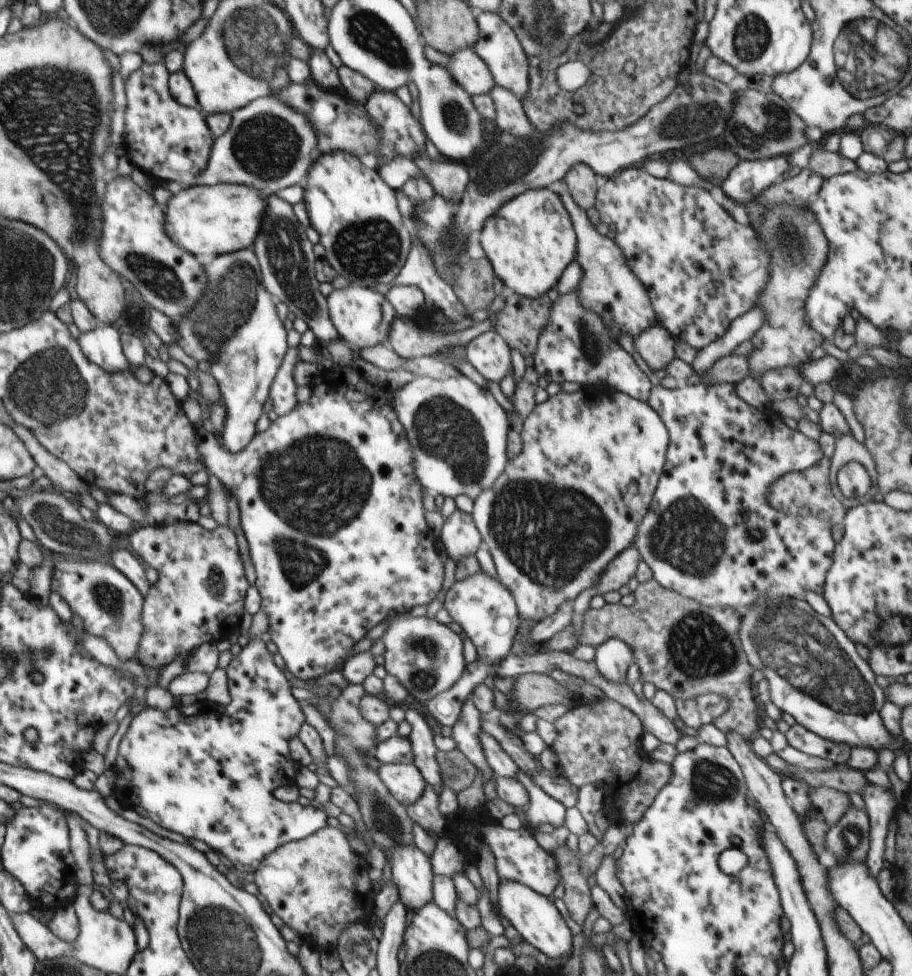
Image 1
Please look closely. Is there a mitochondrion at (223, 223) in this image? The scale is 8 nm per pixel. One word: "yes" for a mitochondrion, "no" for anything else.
no

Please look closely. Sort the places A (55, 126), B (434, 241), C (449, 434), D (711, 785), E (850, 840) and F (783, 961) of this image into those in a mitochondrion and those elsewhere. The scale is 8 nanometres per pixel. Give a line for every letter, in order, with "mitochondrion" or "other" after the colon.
A: mitochondrion
B: mitochondrion
C: mitochondrion
D: mitochondrion
E: mitochondrion
F: other

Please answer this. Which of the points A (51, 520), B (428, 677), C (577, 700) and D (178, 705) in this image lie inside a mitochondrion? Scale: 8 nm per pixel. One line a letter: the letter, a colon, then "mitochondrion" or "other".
A: mitochondrion
B: mitochondrion
C: other
D: other

